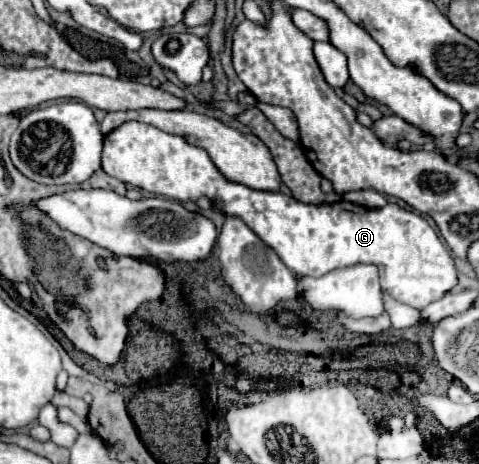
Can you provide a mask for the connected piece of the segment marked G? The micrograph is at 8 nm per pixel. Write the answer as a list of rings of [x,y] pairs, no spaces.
[[[127,121],[115,131],[111,131],[105,137],[105,145],[103,145],[103,171],[123,183],[129,183],[143,191],[163,195],[167,199],[175,199],[181,203],[197,201],[201,195],[209,197],[209,201],[215,203],[219,209],[223,209],[225,215],[241,217],[299,277],[305,277],[305,275],[321,277],[327,271],[337,269],[337,267],[371,263],[371,265],[377,265],[379,269],[381,289],[393,299],[405,305],[411,305],[415,309],[423,309],[425,305],[441,299],[445,293],[449,293],[457,285],[457,269],[455,269],[451,251],[441,243],[433,227],[419,213],[401,209],[399,205],[391,205],[391,203],[387,203],[381,209],[369,209],[363,205],[349,203],[345,199],[335,201],[335,203],[325,203],[325,205],[309,205],[281,191],[255,191],[245,185],[227,181],[217,171],[217,167],[211,163],[209,155],[203,149],[193,147],[187,141],[183,141],[183,137],[169,135],[153,125]]]

